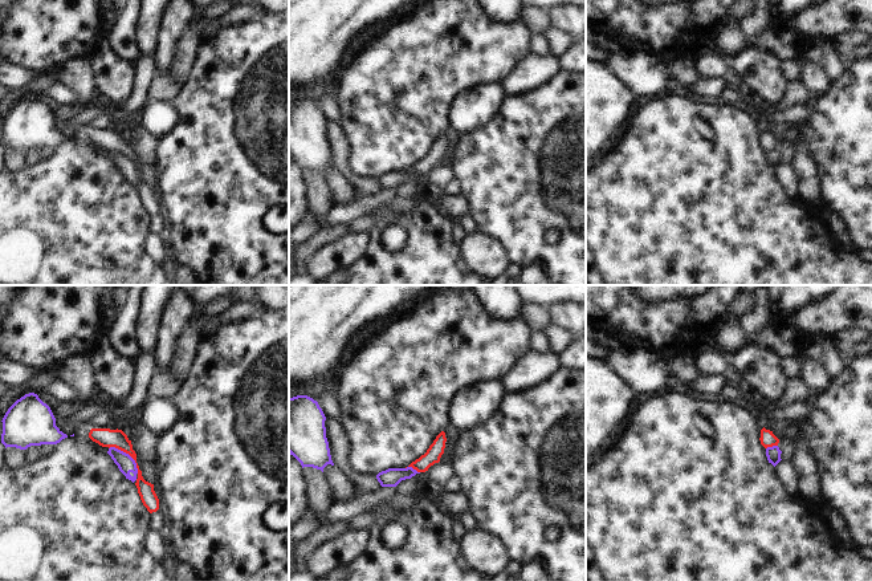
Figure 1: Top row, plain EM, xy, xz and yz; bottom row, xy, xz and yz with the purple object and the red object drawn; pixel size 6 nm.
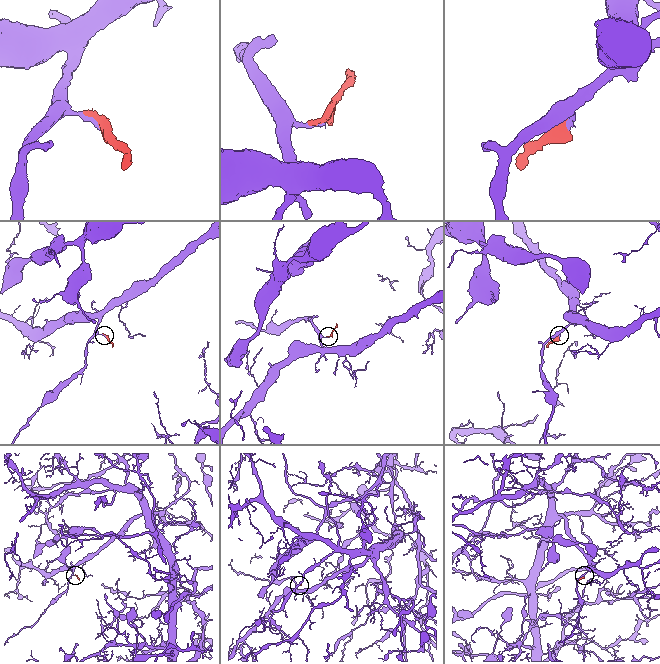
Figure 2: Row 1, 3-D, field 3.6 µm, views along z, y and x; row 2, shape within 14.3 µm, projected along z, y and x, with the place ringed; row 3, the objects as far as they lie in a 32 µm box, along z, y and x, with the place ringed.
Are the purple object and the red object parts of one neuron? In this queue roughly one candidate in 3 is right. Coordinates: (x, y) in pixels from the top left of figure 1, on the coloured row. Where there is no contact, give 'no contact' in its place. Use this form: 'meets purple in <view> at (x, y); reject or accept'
meets purple in xy at (127, 454); reject

